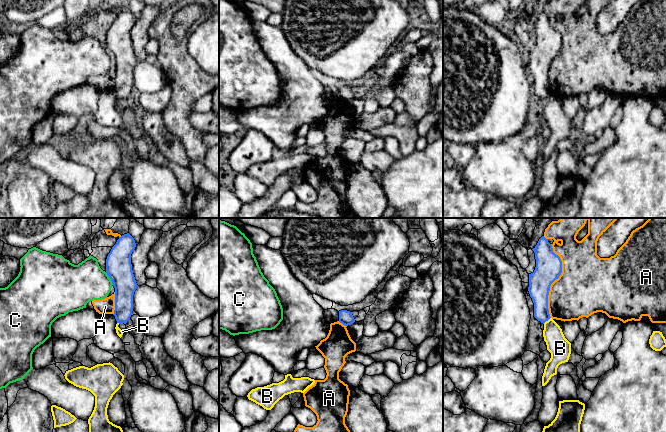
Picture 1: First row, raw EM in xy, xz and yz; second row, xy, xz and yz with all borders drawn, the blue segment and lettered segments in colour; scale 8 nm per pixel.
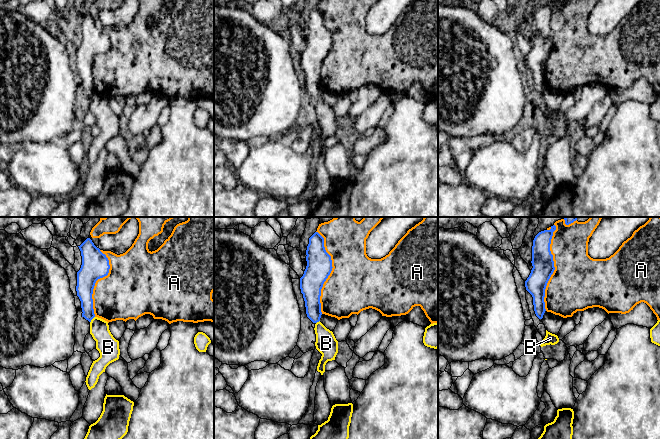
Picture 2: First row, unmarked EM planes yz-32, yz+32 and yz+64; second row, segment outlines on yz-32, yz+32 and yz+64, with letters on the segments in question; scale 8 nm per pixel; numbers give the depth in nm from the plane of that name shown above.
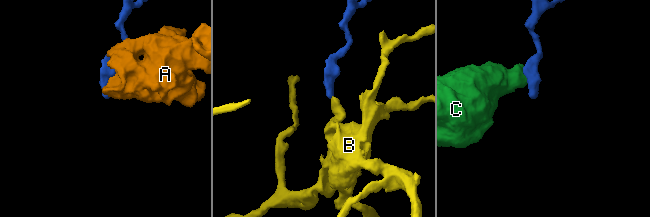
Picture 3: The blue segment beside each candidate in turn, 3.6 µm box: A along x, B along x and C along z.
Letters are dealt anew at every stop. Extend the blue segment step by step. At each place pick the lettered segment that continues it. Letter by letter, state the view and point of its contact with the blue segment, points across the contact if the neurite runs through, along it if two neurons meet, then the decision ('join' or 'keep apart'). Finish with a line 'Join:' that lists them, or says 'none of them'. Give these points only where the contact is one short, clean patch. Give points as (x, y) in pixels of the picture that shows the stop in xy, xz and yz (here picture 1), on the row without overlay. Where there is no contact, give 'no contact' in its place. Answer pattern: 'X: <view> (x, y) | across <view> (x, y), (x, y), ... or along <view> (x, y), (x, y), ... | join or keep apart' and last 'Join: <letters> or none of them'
A: yz (554, 56) | keep apart
B: yz (546, 96) | along yz (550, 93), (543, 99) | keep apart
C: xy (109, 53) | along xy (105, 48), (113, 60) | keep apart
Join: none of them

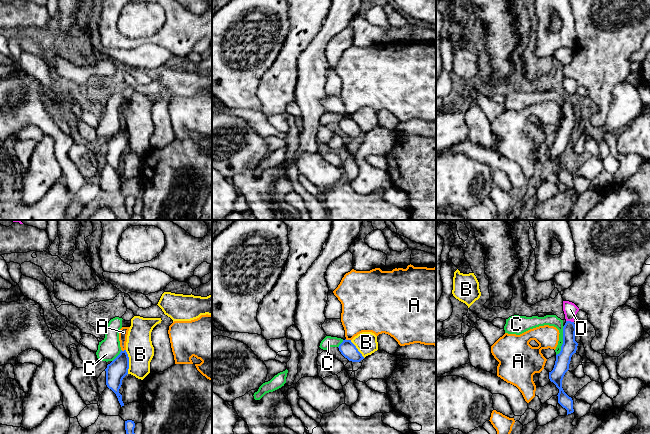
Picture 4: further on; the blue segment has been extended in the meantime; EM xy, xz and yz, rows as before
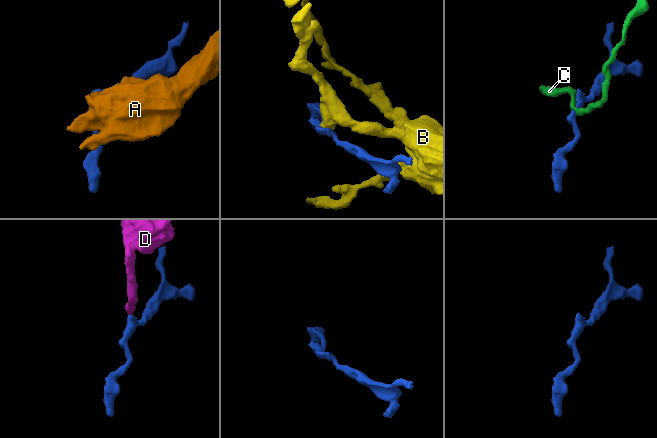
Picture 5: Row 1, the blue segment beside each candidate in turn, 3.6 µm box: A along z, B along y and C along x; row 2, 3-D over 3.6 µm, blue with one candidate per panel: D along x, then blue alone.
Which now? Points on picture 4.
A: xz (348, 116) | along xz (345, 115), (350, 116) | keep apart
B: xy (128, 138) | along xy (125, 126), (128, 132), (128, 149) | keep apart
C: yz (563, 117) | along yz (564, 102), (563, 119), (561, 126), (556, 131) | keep apart
D: yz (570, 97) | along yz (566, 96), (573, 98) | keep apart
Join: none of them

